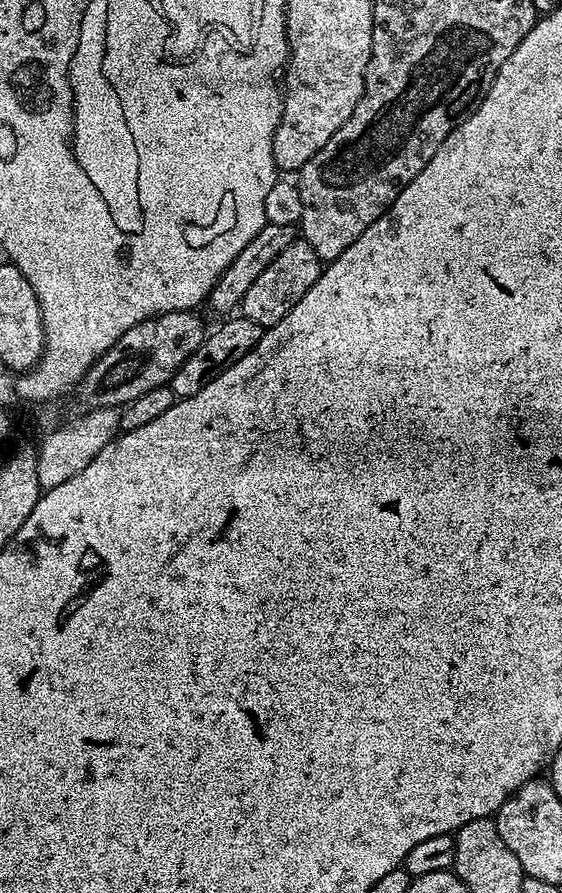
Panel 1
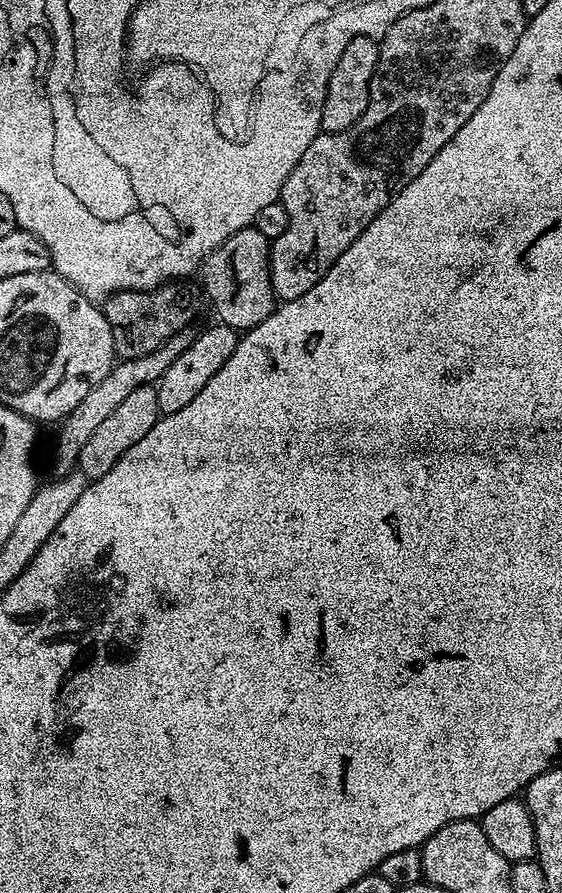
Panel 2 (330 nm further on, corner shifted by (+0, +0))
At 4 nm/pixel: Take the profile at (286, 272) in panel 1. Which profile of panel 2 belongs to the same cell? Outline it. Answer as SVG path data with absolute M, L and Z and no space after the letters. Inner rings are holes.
M255 226L238 230L226 238L226 242L215 248L200 265L199 276L200 284L216 311L215 319L231 328L247 330L258 326L278 307L270 278L270 242L258 234Z

